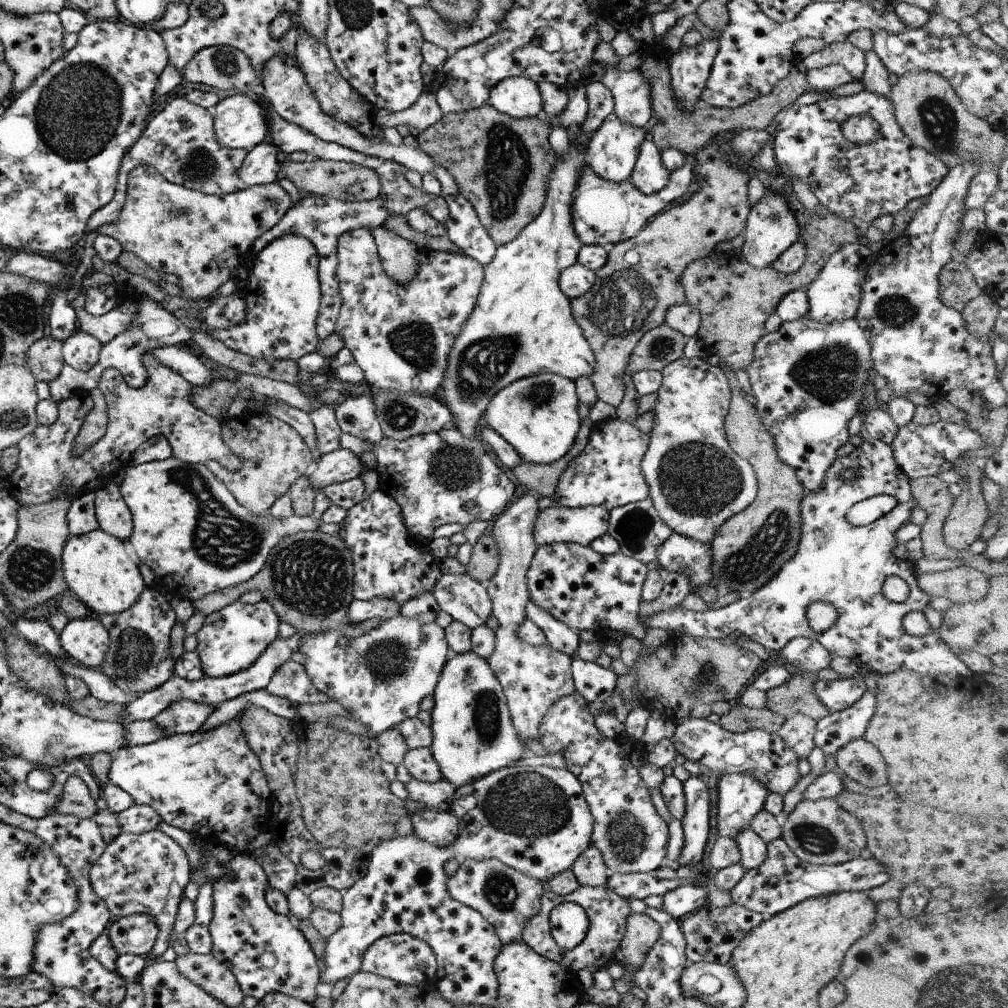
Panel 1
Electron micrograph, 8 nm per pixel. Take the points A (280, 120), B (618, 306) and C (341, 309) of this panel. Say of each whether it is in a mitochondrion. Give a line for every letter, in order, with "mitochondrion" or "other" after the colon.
A: other
B: mitochondrion
C: other

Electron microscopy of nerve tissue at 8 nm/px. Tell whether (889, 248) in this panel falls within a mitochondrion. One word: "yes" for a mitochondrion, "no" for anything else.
no

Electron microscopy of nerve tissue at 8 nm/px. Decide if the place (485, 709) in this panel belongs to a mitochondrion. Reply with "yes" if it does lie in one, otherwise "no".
yes

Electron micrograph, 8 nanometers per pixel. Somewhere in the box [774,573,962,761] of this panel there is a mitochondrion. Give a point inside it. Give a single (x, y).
(797, 698)

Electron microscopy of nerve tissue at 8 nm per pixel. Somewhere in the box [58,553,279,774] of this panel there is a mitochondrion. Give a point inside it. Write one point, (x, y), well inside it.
(134, 652)

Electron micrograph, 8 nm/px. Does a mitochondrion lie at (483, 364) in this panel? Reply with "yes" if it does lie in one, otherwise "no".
yes

